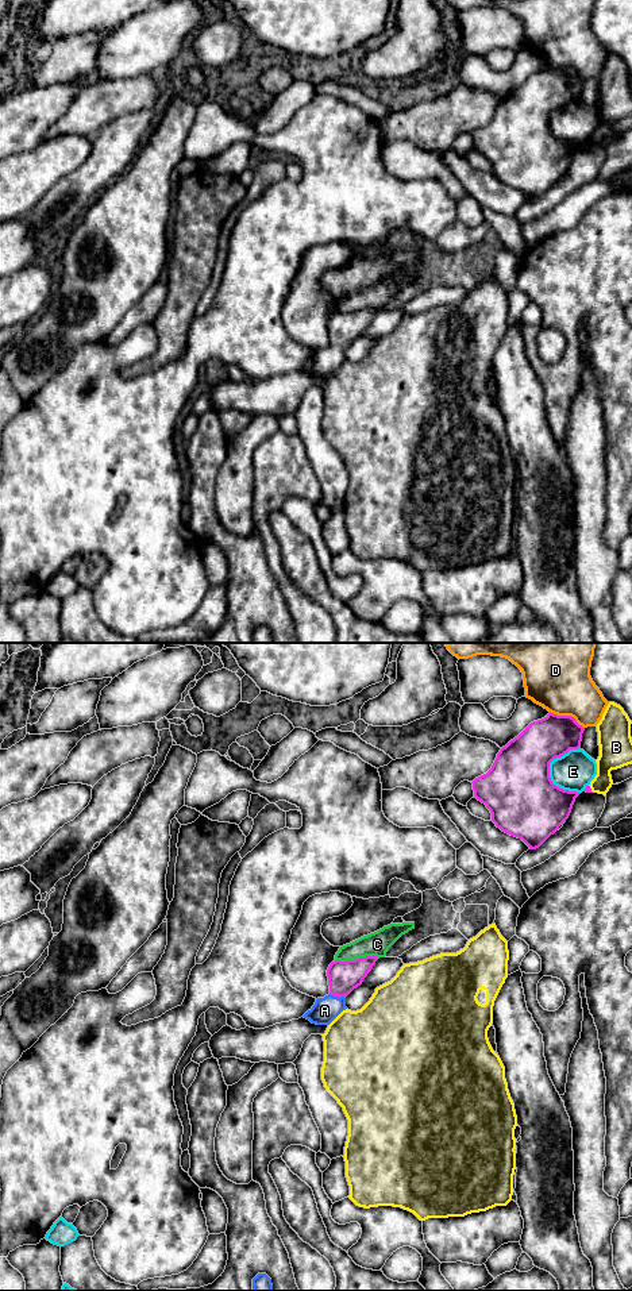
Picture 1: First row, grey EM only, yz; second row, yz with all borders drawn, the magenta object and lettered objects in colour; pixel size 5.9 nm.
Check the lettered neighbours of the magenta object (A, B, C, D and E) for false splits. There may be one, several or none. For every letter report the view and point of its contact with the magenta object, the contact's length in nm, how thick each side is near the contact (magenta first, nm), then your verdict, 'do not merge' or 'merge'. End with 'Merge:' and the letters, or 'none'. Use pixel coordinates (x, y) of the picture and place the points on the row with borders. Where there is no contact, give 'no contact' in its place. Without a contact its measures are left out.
A: meets magenta in yz at (338, 997); contact 100 nm long; 190 nm thick on the magenta side, 150 nm on the other; merge
B: meets magenta in yz at (590, 789); contact 50 nm long; 40 nm thick on the magenta side, 180 nm on the other; do not merge
C: meets magenta in yz at (357, 959); contact 260 nm long; 190 nm thick on the magenta side, 140 nm on the other; do not merge
D: meets magenta in yz at (567, 716); contact 240 nm long; 260 nm thick on the magenta side, 400 nm on the other; do not merge
E: meets magenta in yz at (550, 762); contact 280 nm long; 400 nm thick on the magenta side, 240 nm on the other; do not merge
Merge: A

